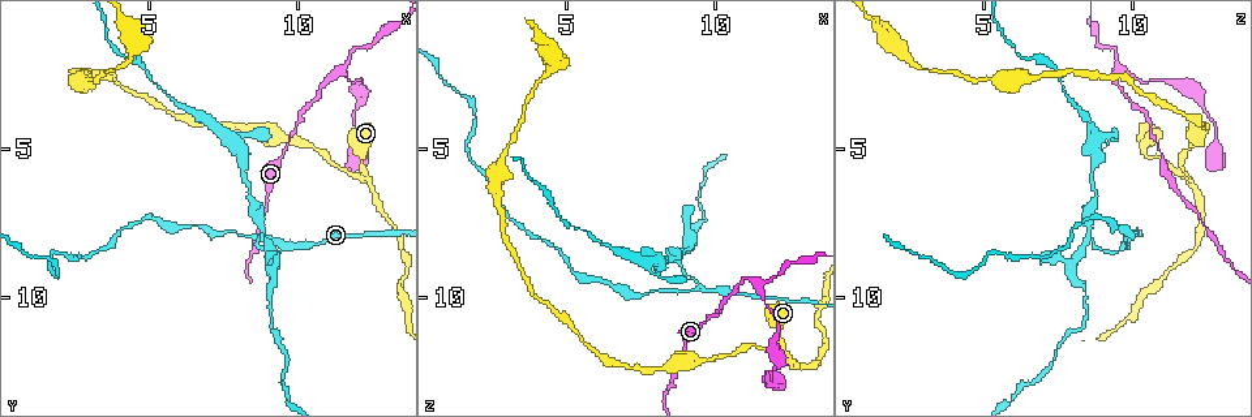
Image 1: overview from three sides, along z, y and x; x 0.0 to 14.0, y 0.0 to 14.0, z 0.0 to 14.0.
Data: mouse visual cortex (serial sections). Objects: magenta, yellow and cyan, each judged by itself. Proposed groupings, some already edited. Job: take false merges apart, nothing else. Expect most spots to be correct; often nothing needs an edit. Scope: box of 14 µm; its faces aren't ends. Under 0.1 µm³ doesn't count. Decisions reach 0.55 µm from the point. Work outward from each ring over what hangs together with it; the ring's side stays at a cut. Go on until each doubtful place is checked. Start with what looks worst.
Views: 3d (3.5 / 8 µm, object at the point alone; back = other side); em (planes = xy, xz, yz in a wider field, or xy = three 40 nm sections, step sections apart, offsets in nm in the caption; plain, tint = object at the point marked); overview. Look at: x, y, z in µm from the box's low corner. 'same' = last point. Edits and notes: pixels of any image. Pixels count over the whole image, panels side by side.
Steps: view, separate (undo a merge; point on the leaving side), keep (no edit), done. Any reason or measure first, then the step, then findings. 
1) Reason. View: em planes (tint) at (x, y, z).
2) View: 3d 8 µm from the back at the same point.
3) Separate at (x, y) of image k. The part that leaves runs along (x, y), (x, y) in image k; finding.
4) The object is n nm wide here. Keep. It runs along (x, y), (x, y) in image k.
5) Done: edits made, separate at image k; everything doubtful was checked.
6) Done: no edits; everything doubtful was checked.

Two arms in line, one across. View: 3d 8 µm at (9.7, 8.3, 9.7).

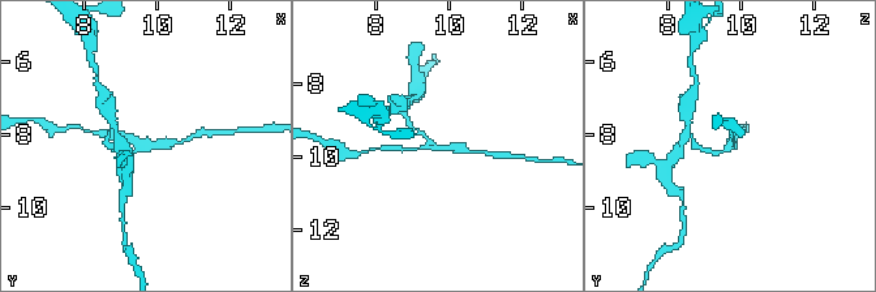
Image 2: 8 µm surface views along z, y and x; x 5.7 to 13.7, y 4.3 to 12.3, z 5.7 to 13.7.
Closer look. View: 3d 3.5 µm at (9.7, 8.4, 9.8).

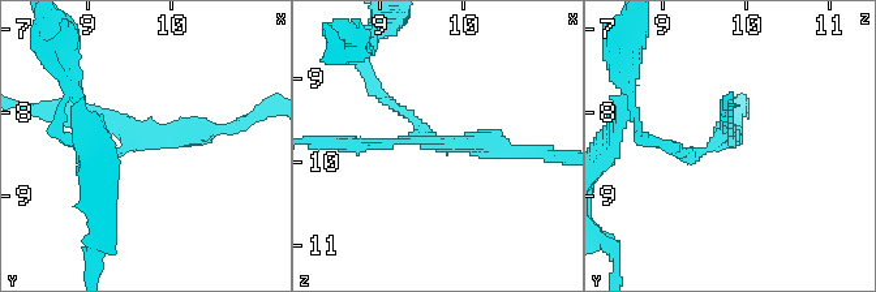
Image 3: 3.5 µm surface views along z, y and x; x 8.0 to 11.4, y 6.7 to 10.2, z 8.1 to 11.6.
3 arms meet here. Keep. It runs along (523, 150), (439, 144), (376, 87) in image 3; one cell here.

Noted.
View: 3d 3.5 µm at (8.7, 8.1, 8.6).

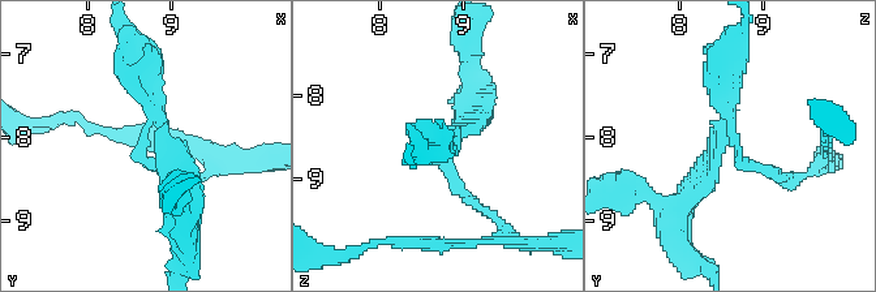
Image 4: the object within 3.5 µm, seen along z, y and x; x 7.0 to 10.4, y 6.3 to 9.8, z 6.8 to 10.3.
3 arms meet here; the arms are 150, 200, 250 nm wide. View: em xy step 2 (tint) at (8.65, 8.10, 8.65).

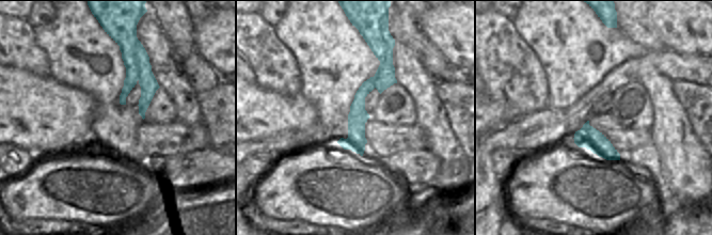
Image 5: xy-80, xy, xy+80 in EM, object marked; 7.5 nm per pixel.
The object is 150 nm wide here. Separate at (177, 163) of image 4. Two cells meet here.

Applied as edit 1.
Redraw. View: overview.

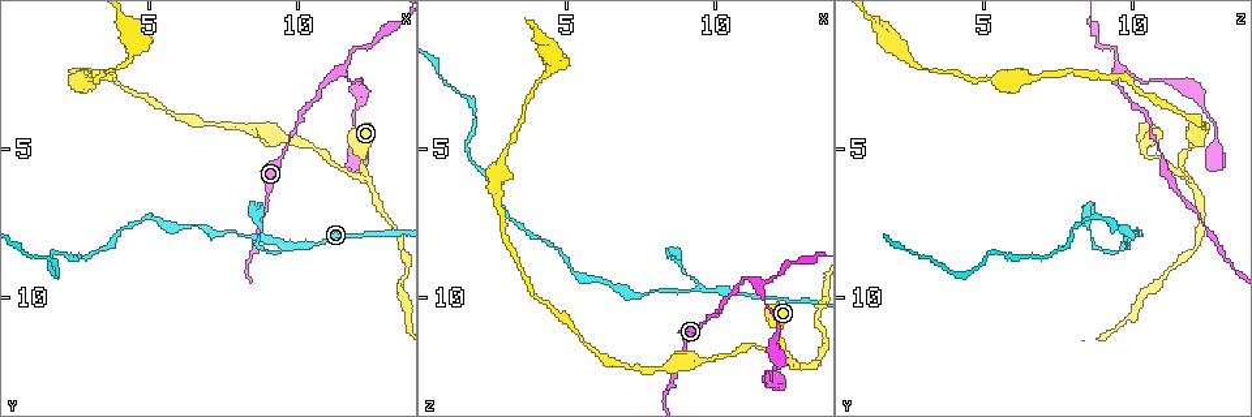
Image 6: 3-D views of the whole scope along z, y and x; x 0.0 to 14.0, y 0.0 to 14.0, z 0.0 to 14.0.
Arms part here. View: 3d 3.5 µm at (12.1, 5.8, 11.7).

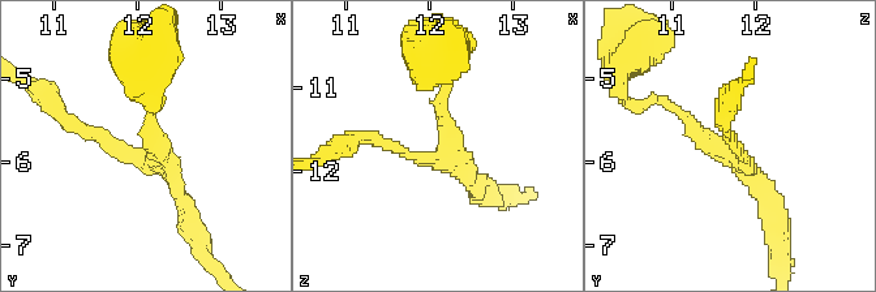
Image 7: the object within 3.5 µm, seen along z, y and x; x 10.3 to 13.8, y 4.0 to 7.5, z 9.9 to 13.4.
3 arms meet here; the arms are 100, 150, 200 nm wide. View: em xy step 2 (tint) at (12.25, 5.90, 11.75).

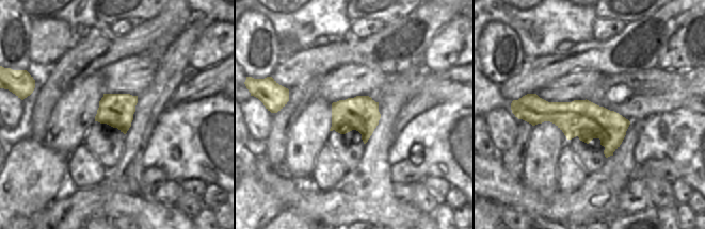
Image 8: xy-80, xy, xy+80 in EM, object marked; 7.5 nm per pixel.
Keep. One cell here.

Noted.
Abrupt turn. View: 3d 8 µm from the back at (11.5, 2.4, 9.5).

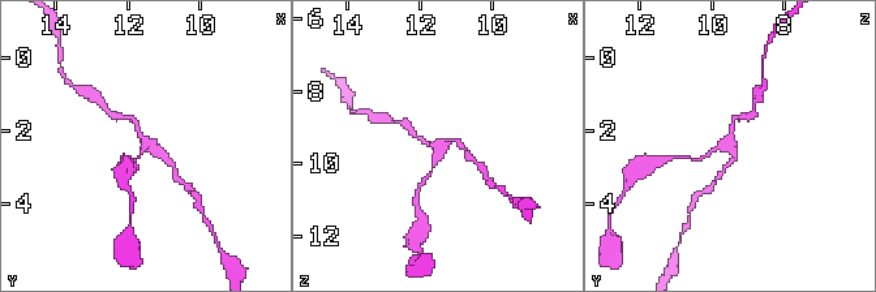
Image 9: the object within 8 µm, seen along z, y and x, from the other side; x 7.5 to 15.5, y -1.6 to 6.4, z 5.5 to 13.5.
3 arms meet here; the arms are 100, 150, 150 nm wide; now the EM. View: em xy step 1 (tint) at (11.5, 2.3, 9.6).

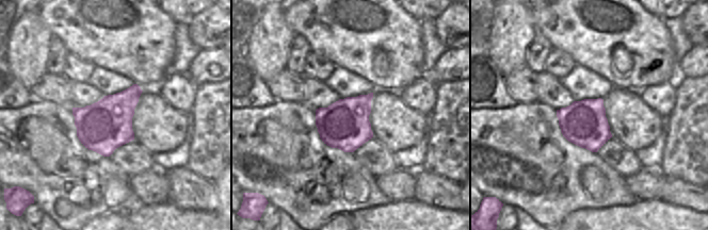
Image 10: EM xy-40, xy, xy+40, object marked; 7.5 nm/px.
The object is 360 nm wide here. Keep. It runs along (464, 150), (456, 141), (445, 144), (425, 177) in image 9; continuous, no second cell.

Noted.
Done: edits made, separate at image 4; everything doubtful was checked.

